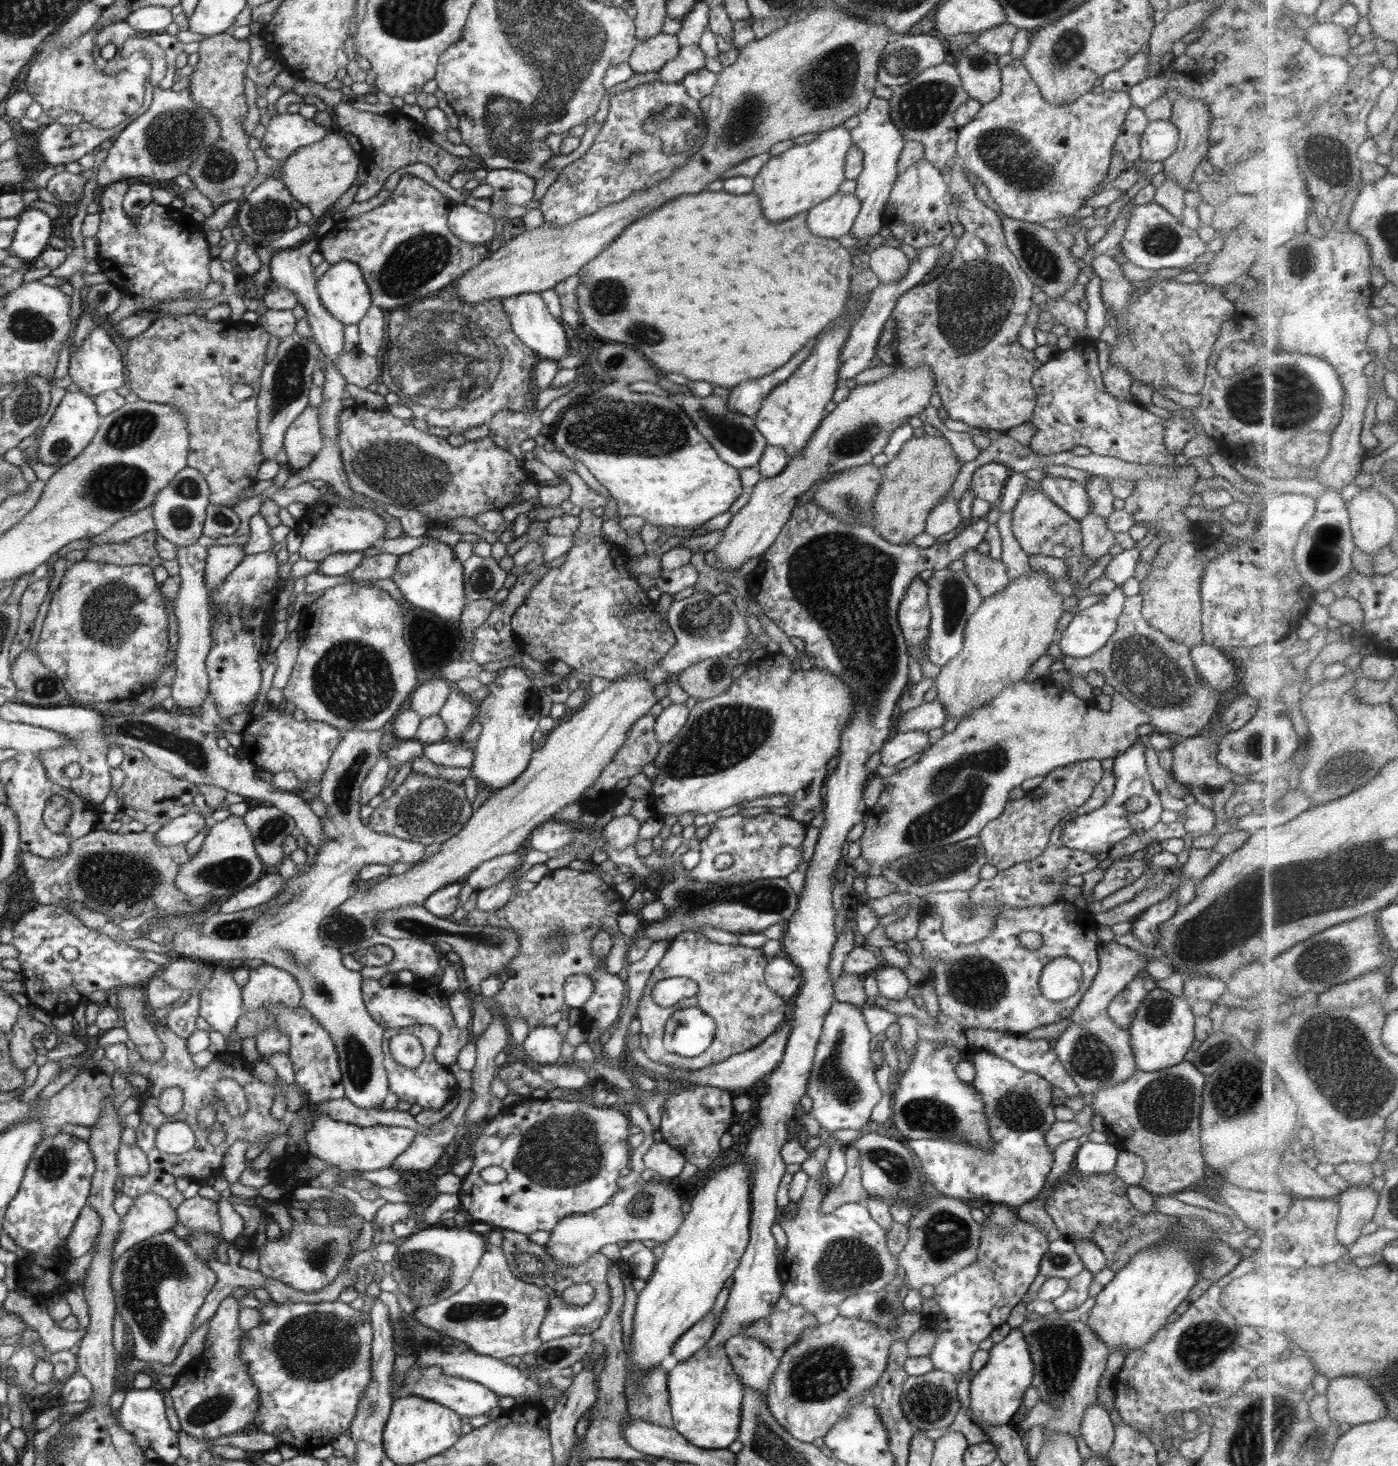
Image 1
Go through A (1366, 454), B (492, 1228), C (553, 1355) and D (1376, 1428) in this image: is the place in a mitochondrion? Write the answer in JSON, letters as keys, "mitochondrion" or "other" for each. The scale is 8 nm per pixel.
{"A":"other","B":"other","C":"mitochondrion","D":"other"}

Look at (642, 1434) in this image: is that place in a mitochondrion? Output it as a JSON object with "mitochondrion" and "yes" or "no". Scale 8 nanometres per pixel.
{"mitochondrion":"no"}

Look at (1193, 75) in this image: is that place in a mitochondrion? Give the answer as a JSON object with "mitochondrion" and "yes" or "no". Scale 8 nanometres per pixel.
{"mitochondrion":"no"}

